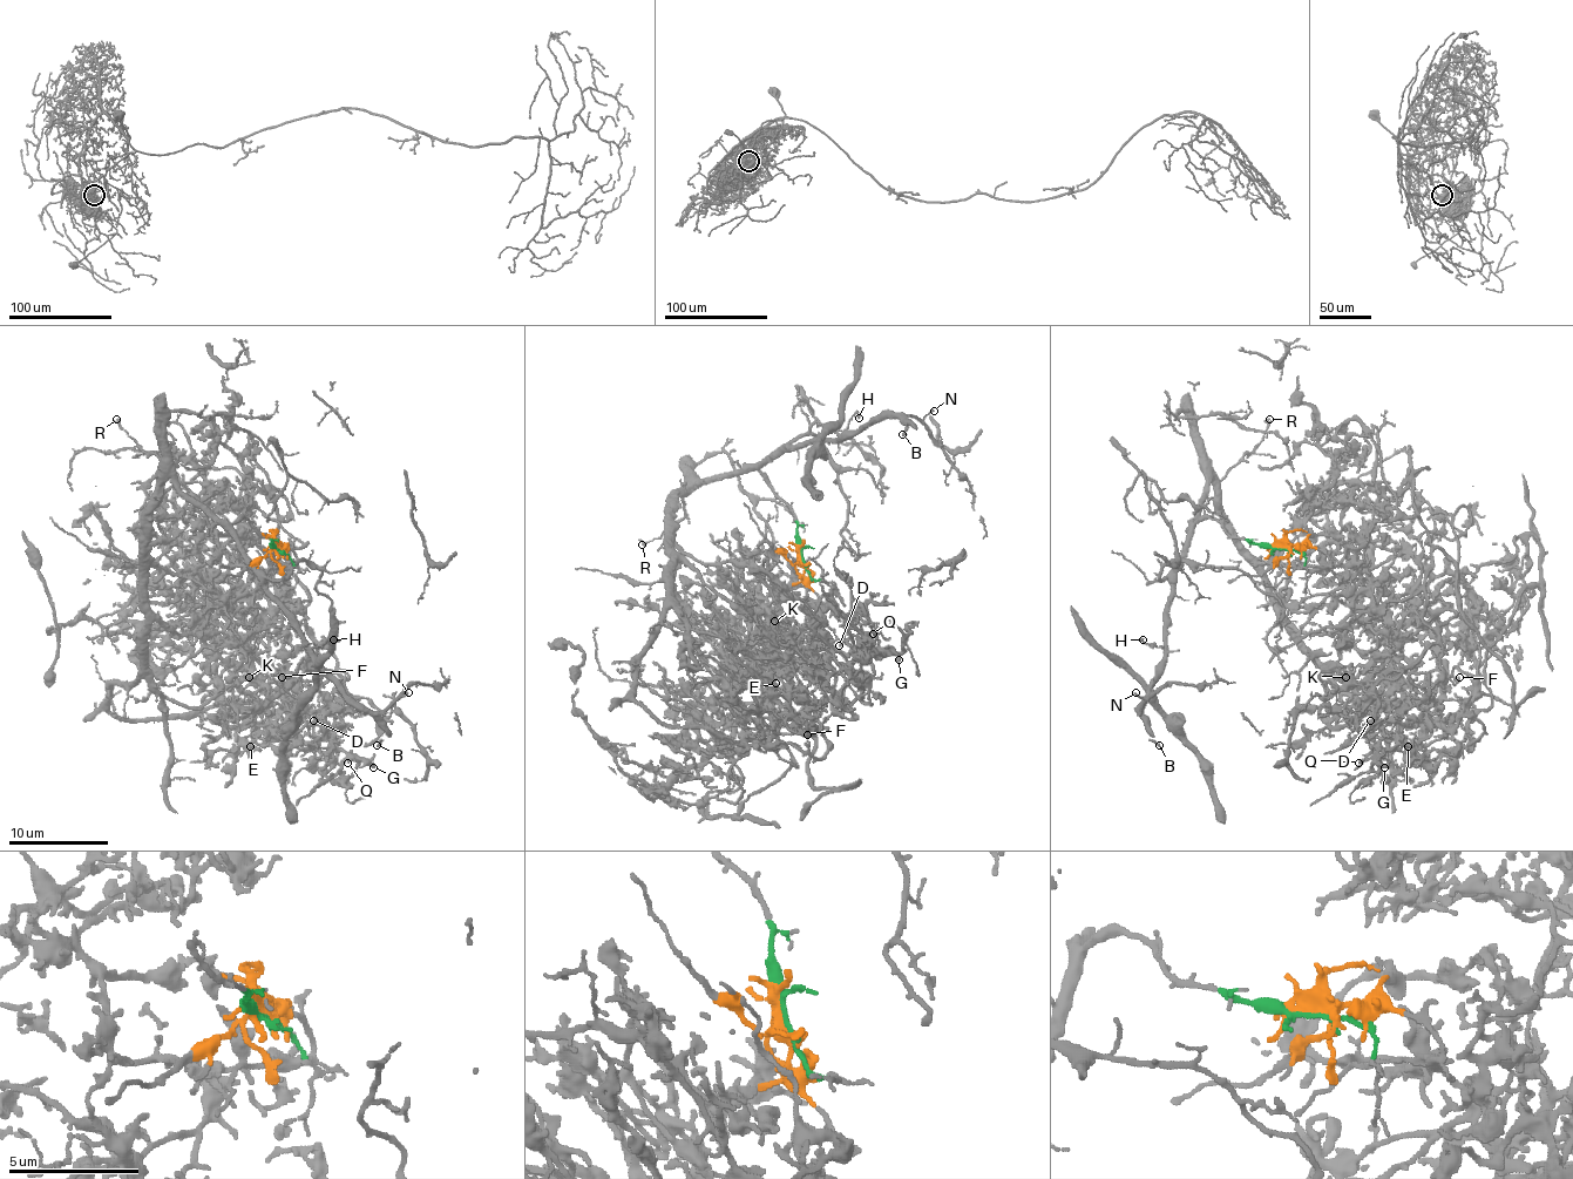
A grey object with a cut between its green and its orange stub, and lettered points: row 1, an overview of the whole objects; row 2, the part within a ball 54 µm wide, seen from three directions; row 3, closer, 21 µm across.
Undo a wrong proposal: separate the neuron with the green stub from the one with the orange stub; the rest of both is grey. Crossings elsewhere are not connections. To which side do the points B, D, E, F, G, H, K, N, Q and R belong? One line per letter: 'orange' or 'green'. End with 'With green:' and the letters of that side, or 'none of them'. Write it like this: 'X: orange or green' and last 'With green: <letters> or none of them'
B: green
D: orange
E: orange
F: orange
G: orange
H: green
K: orange
N: green
Q: orange
R: green
With green: B, H, N, R

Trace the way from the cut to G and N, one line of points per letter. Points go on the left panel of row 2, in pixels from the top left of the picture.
G: (277, 547), (297, 557), (284, 594), (302, 607), (284, 604), (243, 644), (317, 691), (329, 740), (374, 767)
N: (277, 549), (245, 517), (232, 524), (237, 547), (290, 614), (306, 654), (348, 696), (386, 711), (408, 693)

